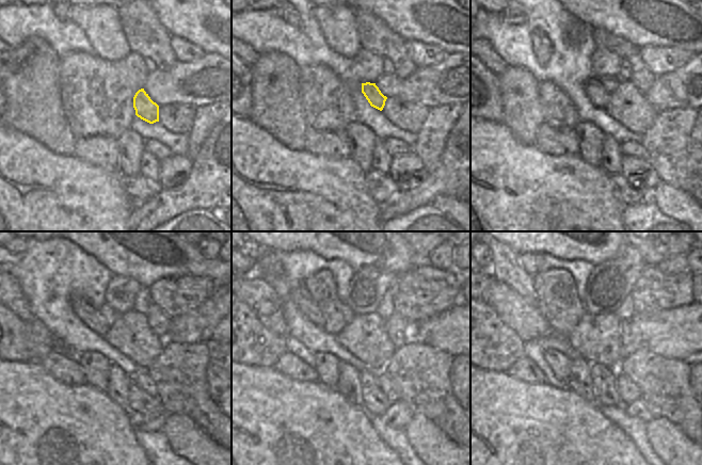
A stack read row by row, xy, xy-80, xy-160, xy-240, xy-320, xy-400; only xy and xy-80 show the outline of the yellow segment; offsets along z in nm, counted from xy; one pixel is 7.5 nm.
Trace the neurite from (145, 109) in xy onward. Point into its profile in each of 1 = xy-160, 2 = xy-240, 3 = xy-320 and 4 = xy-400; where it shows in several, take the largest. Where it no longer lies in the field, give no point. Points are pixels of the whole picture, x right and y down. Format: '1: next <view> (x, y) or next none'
1: next xy-160 (599, 96)
2: next xy-240 (91, 317)
3: next xy-320 (305, 295)
4: next xy-400 (506, 268)

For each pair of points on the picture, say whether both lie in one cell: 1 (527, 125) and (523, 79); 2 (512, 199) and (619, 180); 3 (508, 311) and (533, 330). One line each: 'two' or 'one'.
1: one
2: two
3: one

